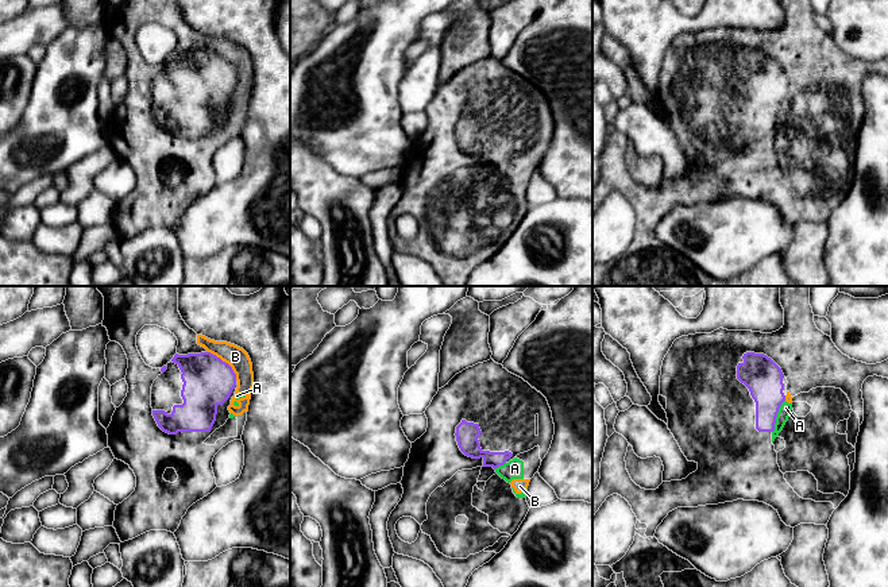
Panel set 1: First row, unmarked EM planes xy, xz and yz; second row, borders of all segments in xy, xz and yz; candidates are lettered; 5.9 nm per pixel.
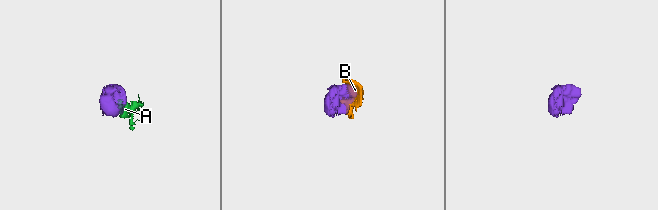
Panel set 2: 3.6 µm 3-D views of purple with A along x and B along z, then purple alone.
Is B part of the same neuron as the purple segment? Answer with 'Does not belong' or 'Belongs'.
Belongs

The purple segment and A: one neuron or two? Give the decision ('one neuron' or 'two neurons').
one neuron

